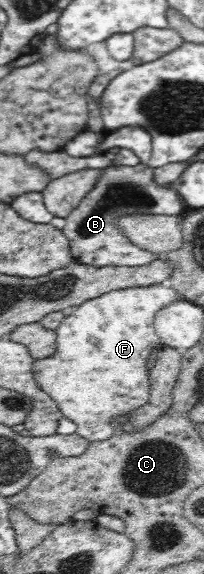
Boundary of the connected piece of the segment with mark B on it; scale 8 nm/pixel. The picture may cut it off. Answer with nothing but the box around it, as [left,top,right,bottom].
[63,164,183,266]

